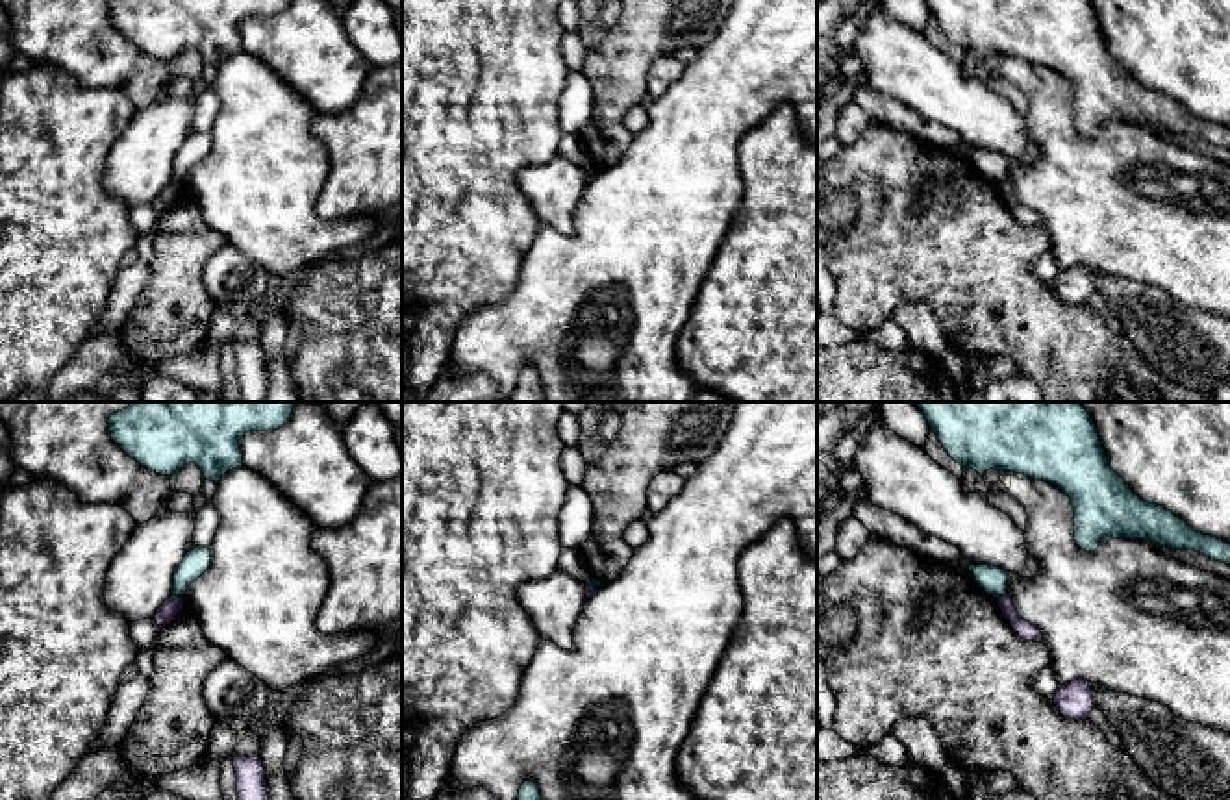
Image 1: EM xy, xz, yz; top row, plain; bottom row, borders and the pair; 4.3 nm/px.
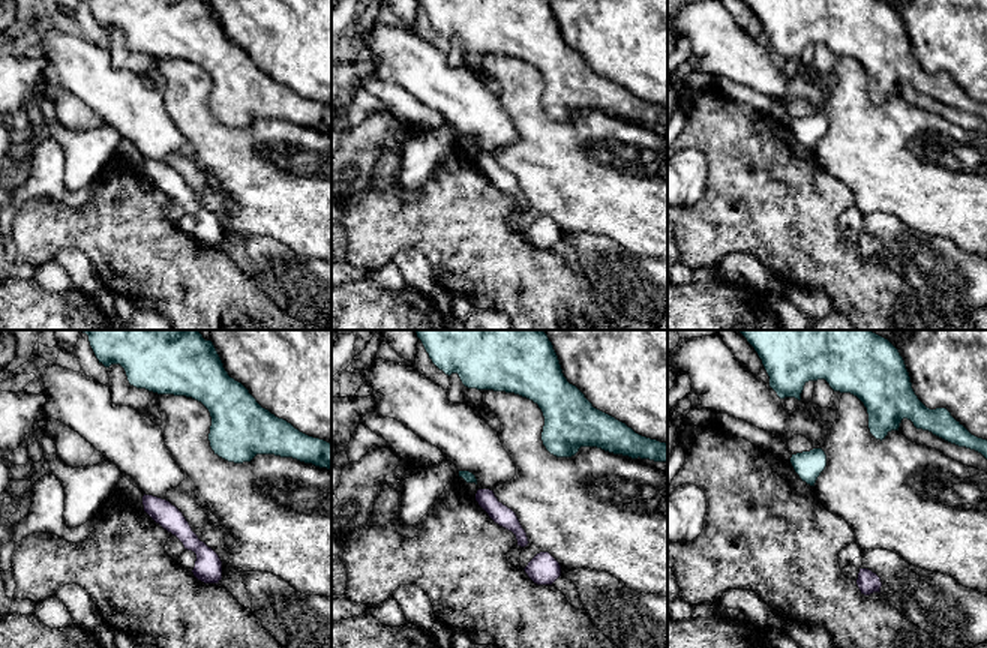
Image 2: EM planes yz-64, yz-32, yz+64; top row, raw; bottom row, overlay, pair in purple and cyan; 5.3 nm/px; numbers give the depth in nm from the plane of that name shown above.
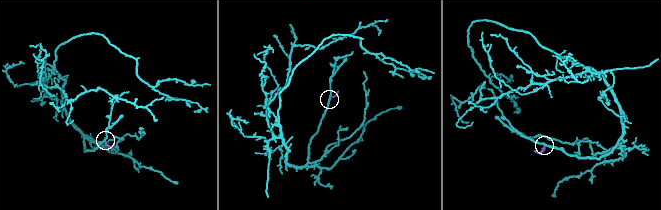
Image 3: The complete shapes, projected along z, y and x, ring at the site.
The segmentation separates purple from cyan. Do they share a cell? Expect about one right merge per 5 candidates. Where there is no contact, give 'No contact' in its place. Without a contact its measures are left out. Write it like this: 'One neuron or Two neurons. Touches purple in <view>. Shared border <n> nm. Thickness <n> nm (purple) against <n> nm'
Two neurons. Touches purple in xy. Shared border 40 nm. Thickness 80 nm (purple) against 110 nm

